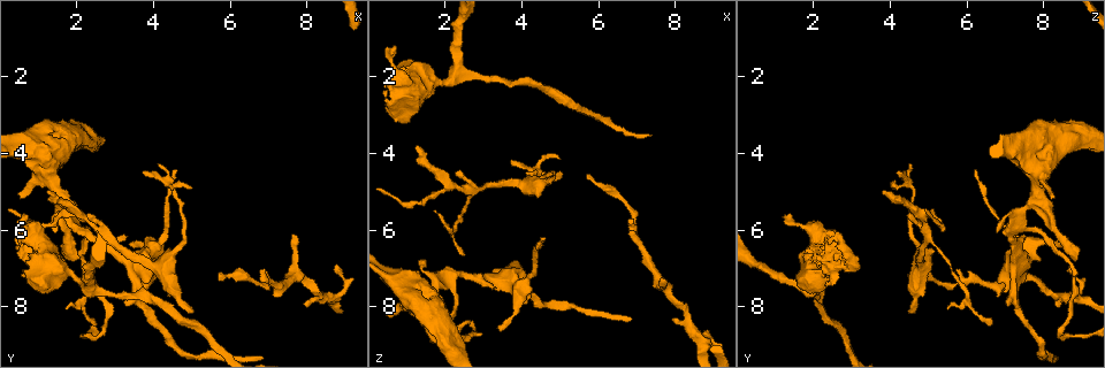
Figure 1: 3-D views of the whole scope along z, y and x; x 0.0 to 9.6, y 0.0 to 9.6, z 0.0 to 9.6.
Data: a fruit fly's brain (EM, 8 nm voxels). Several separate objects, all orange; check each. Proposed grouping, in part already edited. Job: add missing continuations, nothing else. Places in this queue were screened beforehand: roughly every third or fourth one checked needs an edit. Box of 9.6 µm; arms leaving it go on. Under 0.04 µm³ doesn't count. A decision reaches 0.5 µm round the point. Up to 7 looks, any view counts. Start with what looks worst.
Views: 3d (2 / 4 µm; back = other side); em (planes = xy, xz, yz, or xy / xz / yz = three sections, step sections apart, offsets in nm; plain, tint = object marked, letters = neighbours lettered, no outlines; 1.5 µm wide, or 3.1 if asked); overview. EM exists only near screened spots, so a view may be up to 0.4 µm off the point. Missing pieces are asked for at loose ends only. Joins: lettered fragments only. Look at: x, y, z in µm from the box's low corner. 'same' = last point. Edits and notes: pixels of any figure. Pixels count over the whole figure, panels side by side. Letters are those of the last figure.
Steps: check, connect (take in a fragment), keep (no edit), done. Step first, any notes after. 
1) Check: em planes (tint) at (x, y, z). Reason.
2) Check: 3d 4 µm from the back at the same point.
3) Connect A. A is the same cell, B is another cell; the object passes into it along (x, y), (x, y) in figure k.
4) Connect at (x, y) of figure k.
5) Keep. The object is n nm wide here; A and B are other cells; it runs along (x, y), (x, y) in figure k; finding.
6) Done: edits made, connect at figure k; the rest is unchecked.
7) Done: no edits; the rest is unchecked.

Check: em planes (plain) at (5.05, 8.15, 4.50). An open end.

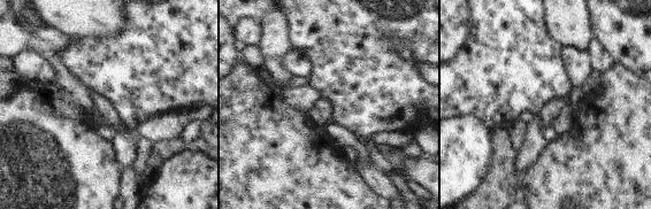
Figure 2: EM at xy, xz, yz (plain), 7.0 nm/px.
Check: em planes (letters) at the same point. What lies round it.

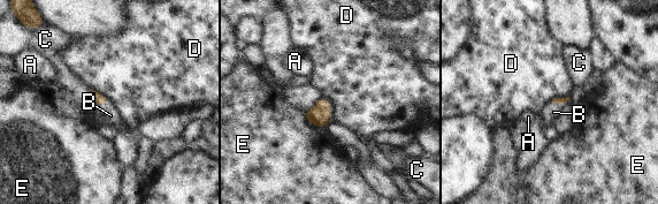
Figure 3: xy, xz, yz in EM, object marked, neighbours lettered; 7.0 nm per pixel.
Connect B. B is the same cell, A, C, D and E are other cells; the object passes into it along (557, 100), (555, 103), (549, 113) in figure 3; it goes on there.

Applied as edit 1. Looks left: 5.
Check: overview.

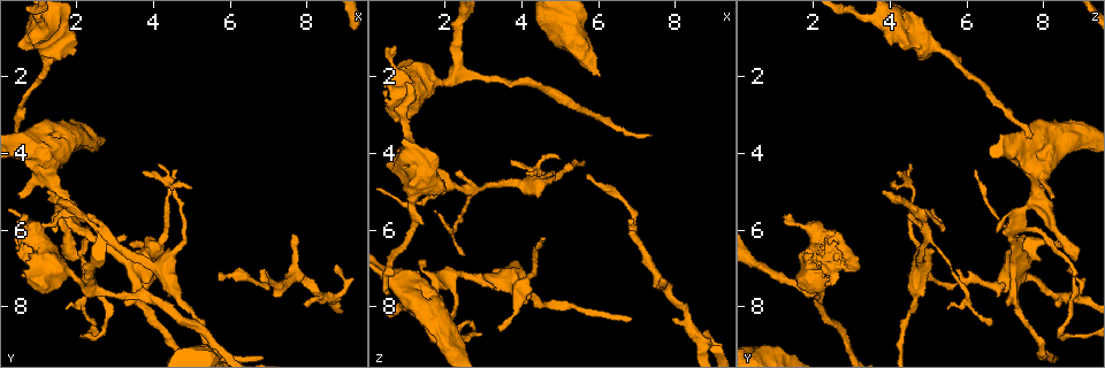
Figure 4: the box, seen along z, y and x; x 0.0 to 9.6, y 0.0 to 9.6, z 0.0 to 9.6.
Check: em planes (letters) at (0.70, 5.70, 1.25). An open end.

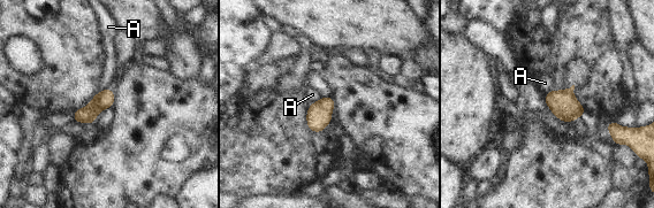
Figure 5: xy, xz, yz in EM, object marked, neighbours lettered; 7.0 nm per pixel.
Keep. A is another cell; a border runs along (106, 87), (97, 94) in figure 5; no lettered fragment goes on from it.

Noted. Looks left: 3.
Check: 3d 2 µm from the back at (2.50, 8.50, 6.65). Tapers out.

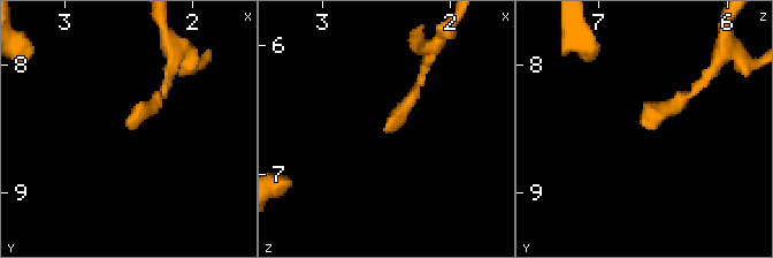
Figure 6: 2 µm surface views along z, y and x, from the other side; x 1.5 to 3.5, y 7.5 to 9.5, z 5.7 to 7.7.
Check: em xz step 8 (letters) at (2.50, 8.48, 6.66).

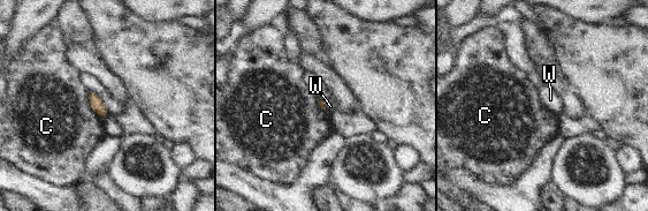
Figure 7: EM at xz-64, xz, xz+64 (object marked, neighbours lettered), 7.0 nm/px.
Check: em planes (letters) at the same point. Cut it another way.

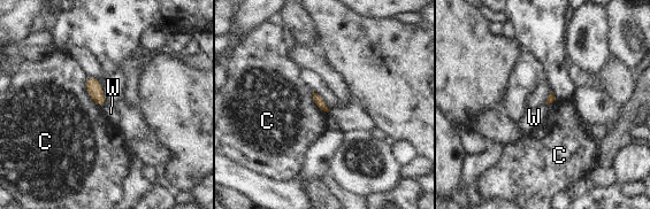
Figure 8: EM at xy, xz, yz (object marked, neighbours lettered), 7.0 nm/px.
Keep. C and W are other cells; a border runs along (88, 76), (86, 91), (101, 107) in figure 8; none of them fits.

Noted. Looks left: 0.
Done: edits made, connect at figure 3; the rest is unchecked.

